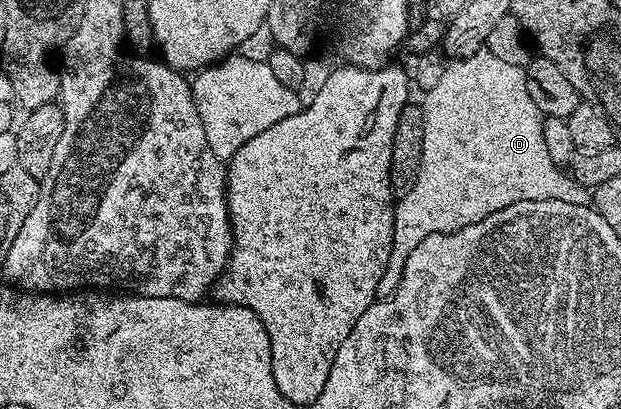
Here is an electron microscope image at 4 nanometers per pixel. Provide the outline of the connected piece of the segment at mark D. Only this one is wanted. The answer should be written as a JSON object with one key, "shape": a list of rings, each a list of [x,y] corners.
{"shape":[[[485,47],[476,55],[459,57],[446,66],[436,87],[425,90],[426,101],[421,102],[424,115],[424,151],[420,155],[420,167],[412,191],[397,198],[394,207],[394,234],[392,255],[388,255],[388,267],[380,275],[378,297],[390,297],[402,278],[408,255],[428,235],[455,233],[457,229],[480,223],[492,211],[512,207],[521,201],[559,201],[585,205],[587,190],[574,182],[563,166],[552,163],[548,147],[544,143],[542,123],[544,114],[532,103],[526,86],[526,70],[523,66],[507,63],[492,55]]]}

